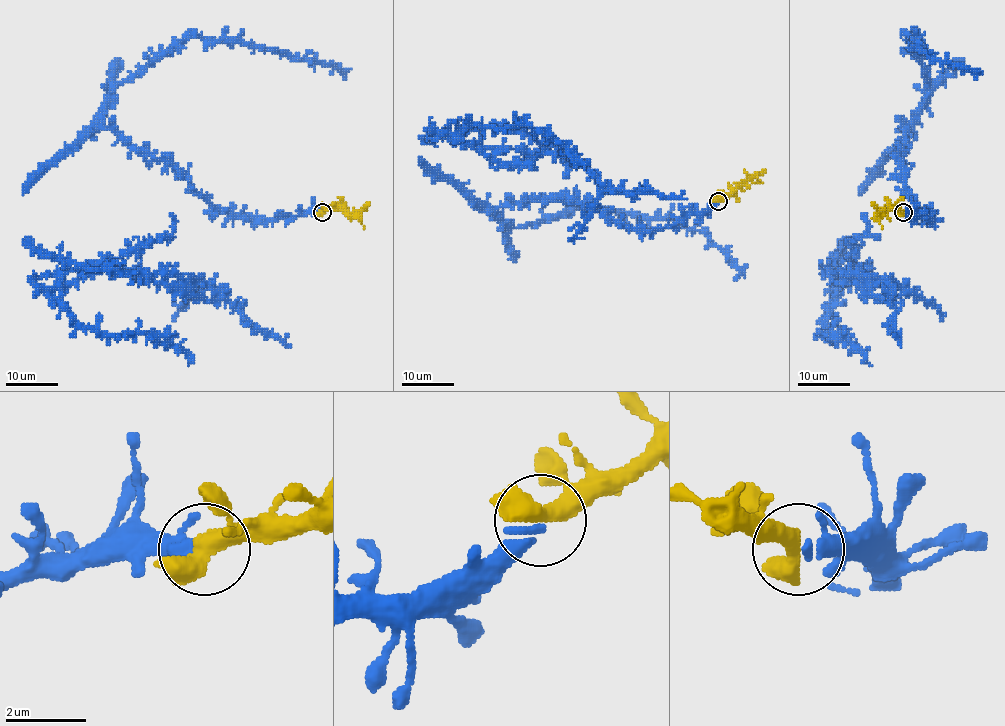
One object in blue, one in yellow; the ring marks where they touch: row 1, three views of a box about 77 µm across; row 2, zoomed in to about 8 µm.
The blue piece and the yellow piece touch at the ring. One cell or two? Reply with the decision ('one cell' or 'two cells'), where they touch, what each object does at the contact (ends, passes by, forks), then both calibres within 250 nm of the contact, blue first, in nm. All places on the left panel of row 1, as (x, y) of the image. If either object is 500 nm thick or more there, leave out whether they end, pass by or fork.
one cell; place (322, 212); blue forks; yellow passes by; calibres 150 and 460 nm

